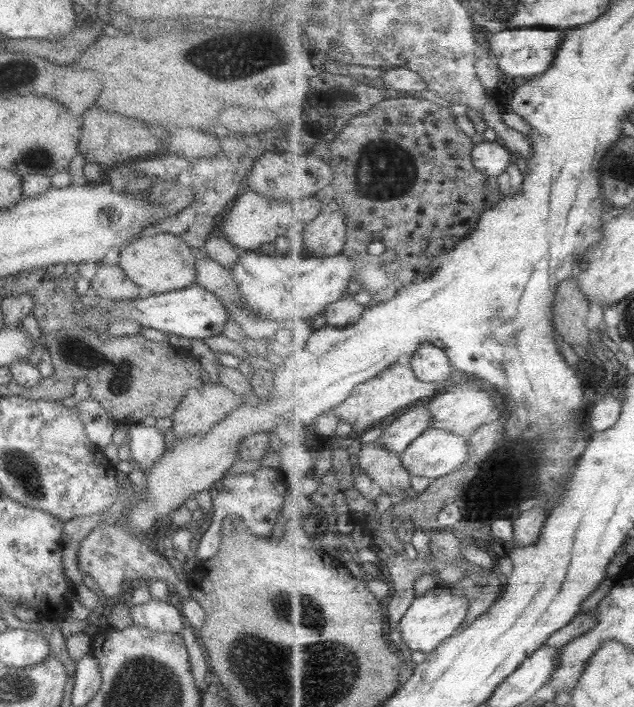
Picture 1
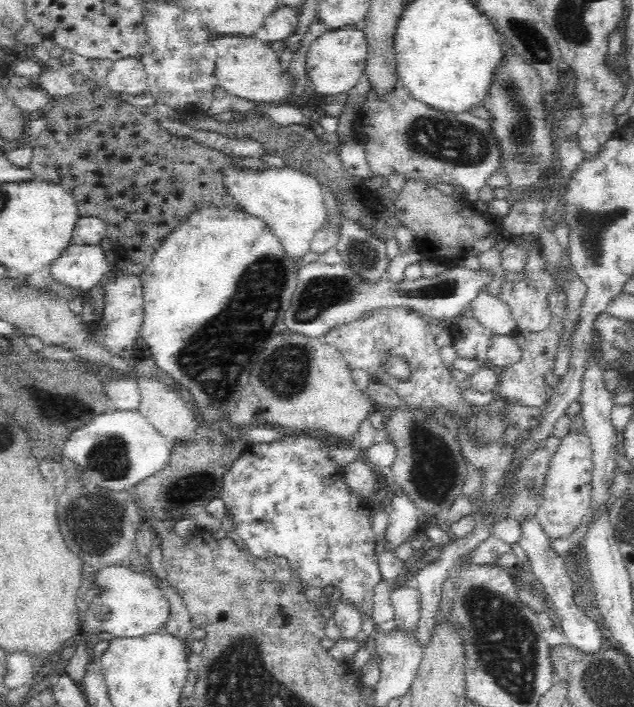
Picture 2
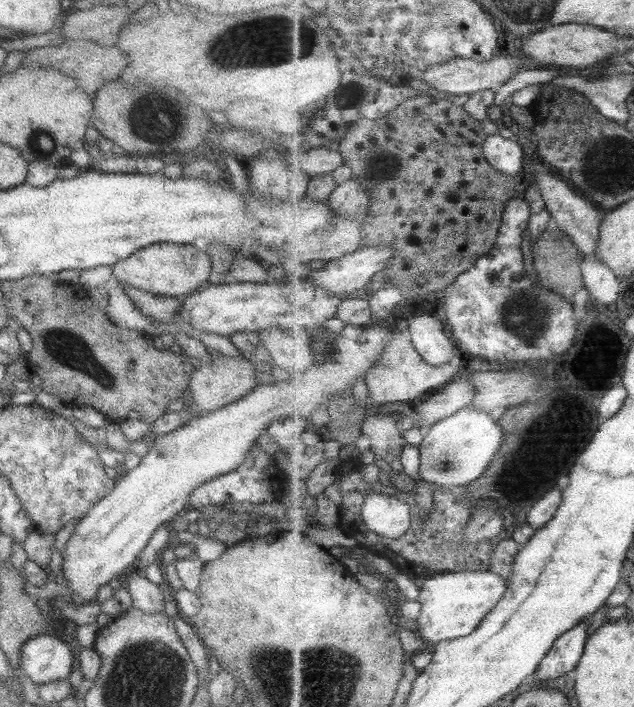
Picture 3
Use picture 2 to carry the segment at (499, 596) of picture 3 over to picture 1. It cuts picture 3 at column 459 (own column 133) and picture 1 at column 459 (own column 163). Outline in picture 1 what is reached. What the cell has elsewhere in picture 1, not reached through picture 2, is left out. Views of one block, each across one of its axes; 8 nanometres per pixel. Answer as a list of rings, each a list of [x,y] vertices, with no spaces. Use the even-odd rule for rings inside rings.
[[[438,584],[424,595],[416,598],[410,610],[400,623],[403,643],[411,650],[431,654],[447,638],[453,637],[460,631],[469,614],[470,601],[464,594],[456,594],[451,586]]]

